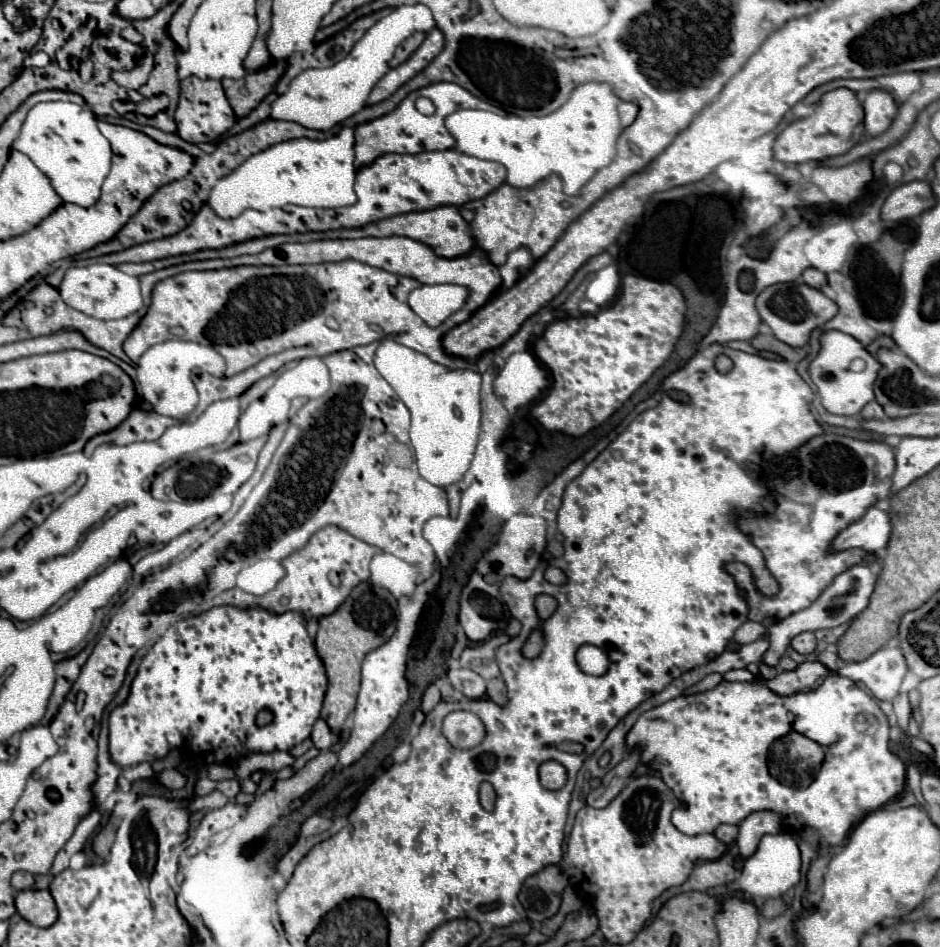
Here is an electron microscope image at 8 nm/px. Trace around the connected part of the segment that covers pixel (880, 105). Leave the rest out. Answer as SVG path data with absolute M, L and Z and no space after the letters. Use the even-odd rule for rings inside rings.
M883 89L869 91L863 101L863 107L865 107L865 129L869 135L887 131L899 111L899 105L893 99L893 95Z

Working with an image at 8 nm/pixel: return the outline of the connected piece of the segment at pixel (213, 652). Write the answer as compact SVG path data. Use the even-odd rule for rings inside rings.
M221 605L221 607L213 607L201 615L195 617L187 617L177 621L173 627L169 627L165 631L163 637L159 637L159 641L149 649L149 653L143 657L139 671L131 683L131 691L125 699L123 705L115 707L113 713L109 715L109 753L111 753L111 761L119 767L129 767L141 761L155 761L155 759L163 759L171 749L175 747L185 747L191 745L191 749L195 753L203 753L203 763L217 763L217 757L245 757L249 753L271 753L271 751L289 751L291 747L299 745L301 741L305 741L311 735L313 723L317 721L321 707L323 707L323 697L327 691L327 673L325 673L325 665L321 661L321 657L317 655L315 643L309 637L307 629L305 629L305 617L297 611L287 611L281 615L273 615L271 611L263 609L263 607L233 607L233 605ZM261 709L269 709L273 713L273 721L265 727L259 727L255 723L255 717Z

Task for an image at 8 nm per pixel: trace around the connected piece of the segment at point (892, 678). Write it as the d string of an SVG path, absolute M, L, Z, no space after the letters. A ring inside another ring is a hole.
M899 647L879 649L869 659L859 663L843 663L837 671L851 681L861 681L873 693L875 699L891 701L907 673L907 663Z

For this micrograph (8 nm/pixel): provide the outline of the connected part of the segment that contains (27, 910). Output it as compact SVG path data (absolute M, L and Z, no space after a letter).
M39 889L19 891L15 897L15 907L17 907L17 913L25 921L37 927L49 927L57 921L55 901L47 889L45 891L39 891Z

